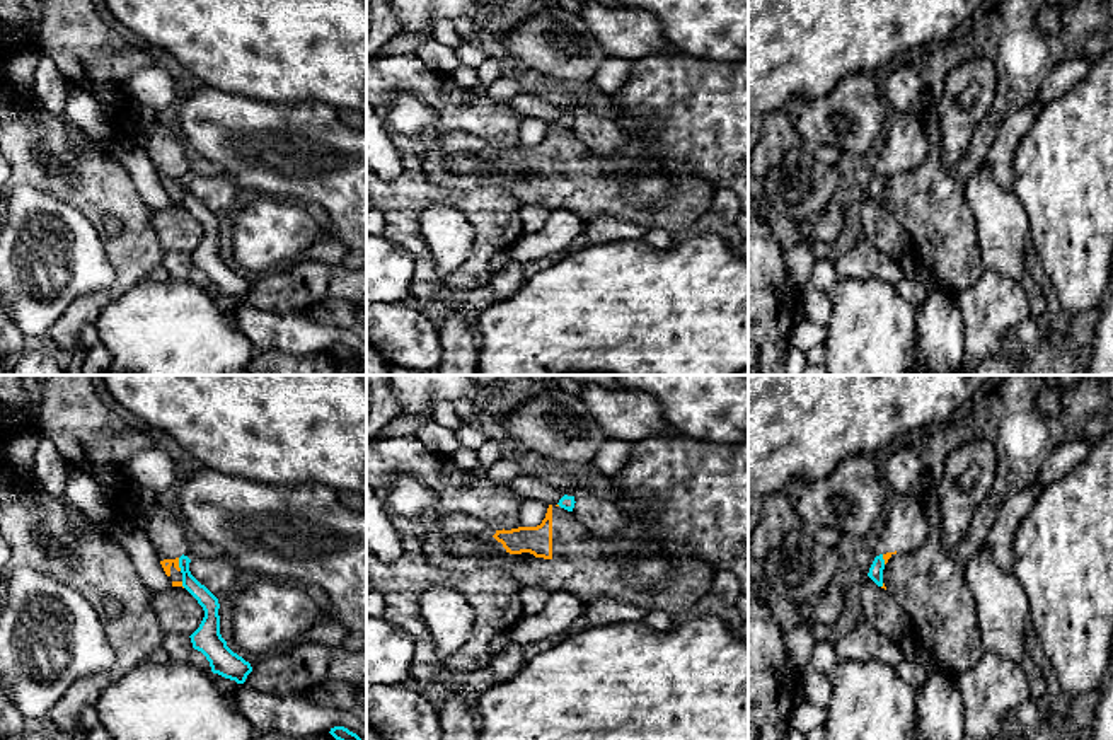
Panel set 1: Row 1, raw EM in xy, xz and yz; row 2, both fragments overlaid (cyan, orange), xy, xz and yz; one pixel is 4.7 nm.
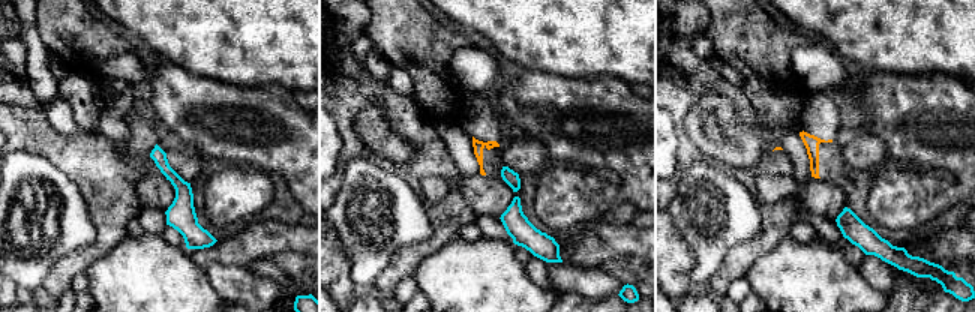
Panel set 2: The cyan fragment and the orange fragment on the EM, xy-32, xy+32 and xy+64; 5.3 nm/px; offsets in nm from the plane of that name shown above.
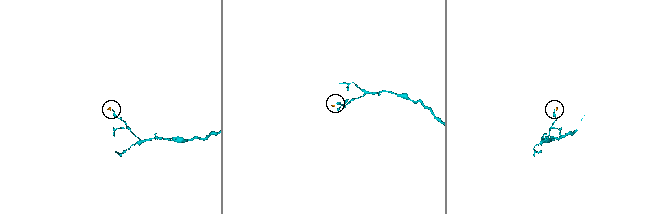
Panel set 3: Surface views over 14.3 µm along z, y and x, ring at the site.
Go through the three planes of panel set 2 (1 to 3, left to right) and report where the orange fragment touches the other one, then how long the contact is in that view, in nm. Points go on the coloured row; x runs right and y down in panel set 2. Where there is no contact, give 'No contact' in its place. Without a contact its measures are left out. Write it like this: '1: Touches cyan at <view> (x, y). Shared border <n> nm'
1: No contact
2: No contact
3: No contact

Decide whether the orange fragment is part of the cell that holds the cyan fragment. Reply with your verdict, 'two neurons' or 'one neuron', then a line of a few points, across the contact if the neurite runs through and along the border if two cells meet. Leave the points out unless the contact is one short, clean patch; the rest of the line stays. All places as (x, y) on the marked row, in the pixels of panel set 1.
two neurons | xy (178, 558), (181, 570)

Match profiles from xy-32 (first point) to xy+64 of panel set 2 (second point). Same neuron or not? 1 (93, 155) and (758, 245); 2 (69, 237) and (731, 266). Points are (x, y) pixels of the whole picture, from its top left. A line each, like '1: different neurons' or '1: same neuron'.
1: same neuron
2: different neurons

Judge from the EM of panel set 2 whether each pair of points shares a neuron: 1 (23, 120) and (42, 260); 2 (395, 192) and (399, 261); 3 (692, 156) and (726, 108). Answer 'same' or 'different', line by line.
1: different
2: different
3: different

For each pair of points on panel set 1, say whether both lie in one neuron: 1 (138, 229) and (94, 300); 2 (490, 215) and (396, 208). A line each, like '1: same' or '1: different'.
1: same
2: same

